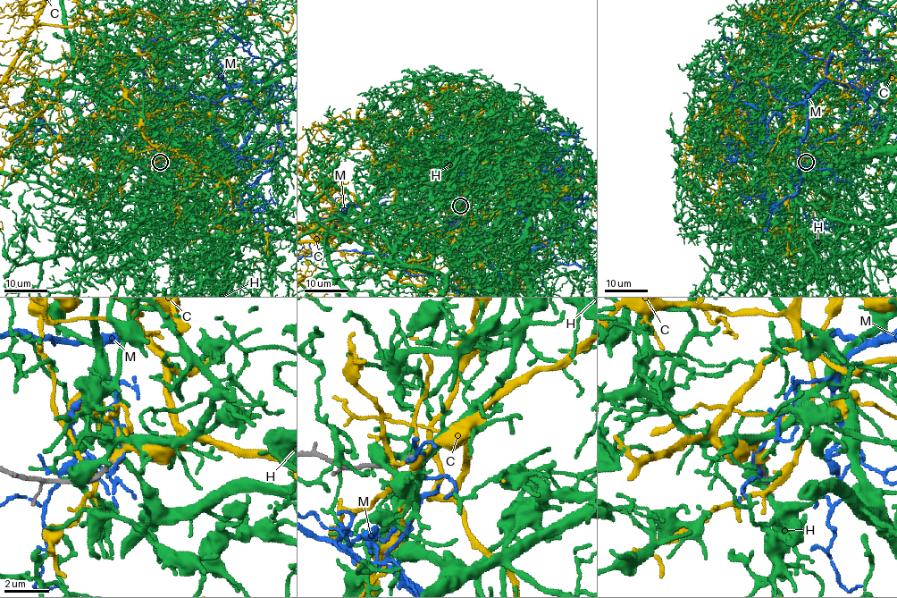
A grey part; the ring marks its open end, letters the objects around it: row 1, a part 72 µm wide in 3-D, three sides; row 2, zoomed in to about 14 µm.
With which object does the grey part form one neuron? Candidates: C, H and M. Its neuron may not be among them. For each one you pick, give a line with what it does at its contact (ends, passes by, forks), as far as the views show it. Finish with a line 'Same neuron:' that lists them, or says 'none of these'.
C: it forks
Same neuron: C

